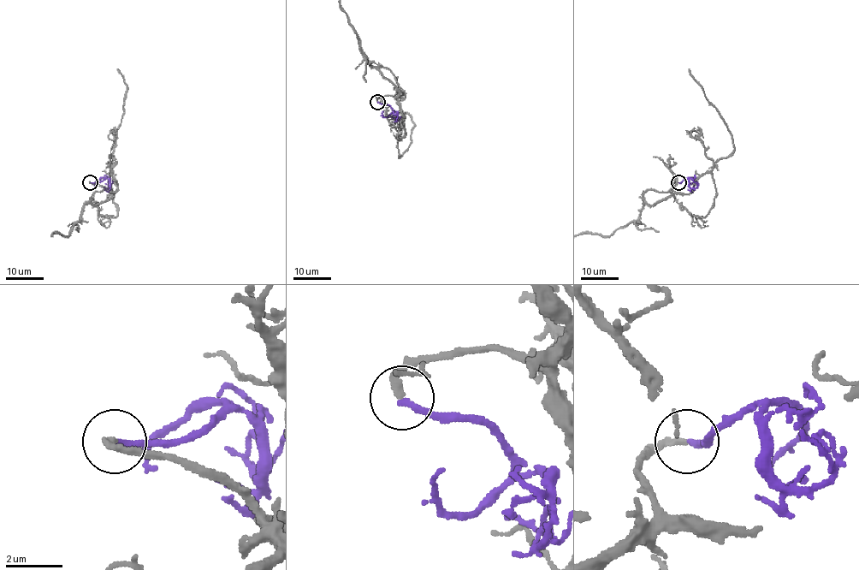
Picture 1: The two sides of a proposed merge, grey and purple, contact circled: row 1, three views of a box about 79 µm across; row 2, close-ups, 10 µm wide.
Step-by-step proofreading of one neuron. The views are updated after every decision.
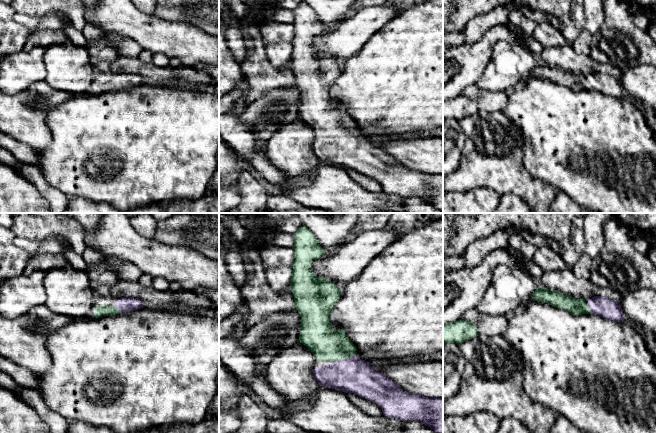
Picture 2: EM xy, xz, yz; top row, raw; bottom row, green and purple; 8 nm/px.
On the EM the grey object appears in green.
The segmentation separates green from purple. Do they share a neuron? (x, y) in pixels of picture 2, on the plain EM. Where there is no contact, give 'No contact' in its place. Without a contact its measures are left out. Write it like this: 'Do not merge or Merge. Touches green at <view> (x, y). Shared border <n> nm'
Merge. Touches green at xz (342, 135). Shared border 190 nm

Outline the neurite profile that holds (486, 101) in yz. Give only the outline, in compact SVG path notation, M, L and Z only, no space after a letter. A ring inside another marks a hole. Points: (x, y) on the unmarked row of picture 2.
M475 84L466 87L461 95L474 99L477 102L478 110L486 112L503 111L508 102L508 93L486 92Z

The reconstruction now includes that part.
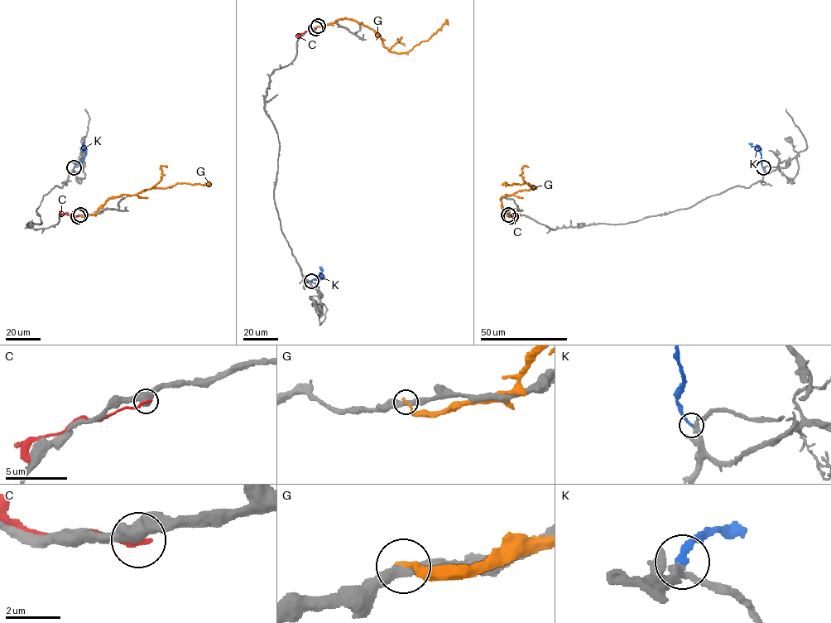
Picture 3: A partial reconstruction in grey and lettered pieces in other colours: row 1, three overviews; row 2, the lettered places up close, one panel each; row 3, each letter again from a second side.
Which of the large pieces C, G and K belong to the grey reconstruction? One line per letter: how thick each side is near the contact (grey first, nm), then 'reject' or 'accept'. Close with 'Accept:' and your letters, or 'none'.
C: 550/240 nm | reject
G: 400/240 nm | reject
K: 340/260 nm | accept
Accept: K

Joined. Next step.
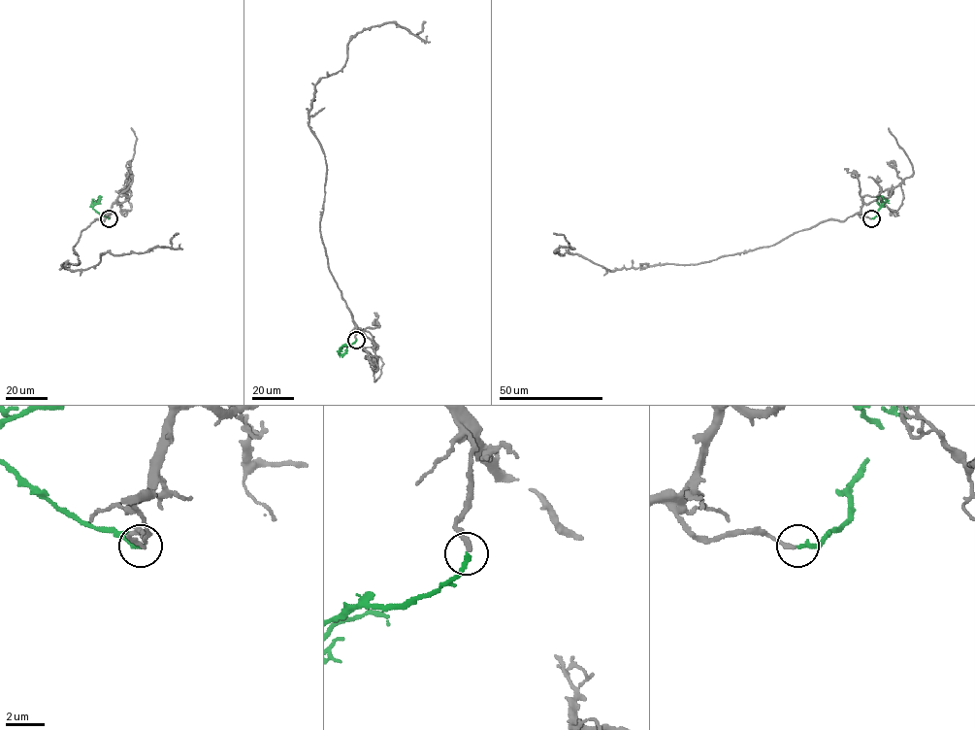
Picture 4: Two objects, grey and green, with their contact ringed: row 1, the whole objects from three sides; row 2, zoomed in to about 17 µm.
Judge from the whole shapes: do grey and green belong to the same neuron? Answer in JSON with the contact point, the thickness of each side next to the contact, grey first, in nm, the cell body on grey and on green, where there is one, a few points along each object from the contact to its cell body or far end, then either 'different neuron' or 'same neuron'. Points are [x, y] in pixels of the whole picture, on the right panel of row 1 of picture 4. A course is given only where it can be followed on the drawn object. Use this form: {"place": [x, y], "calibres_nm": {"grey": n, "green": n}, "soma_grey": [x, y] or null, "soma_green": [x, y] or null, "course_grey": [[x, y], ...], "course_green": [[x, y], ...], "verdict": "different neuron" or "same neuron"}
{"place": [871, 218], "calibres_nm": {"grey": 240, "green": 200}, "soma_grey": null, "soma_green": null, "course_grey": [[871, 218], [855, 214], [825, 220], [774, 244], [695, 264], [611, 271], [555, 252], [568, 243], [554, 233]], "course_green": [[871, 218], [877, 215], [881, 206], [877, 198], [882, 197]], "verdict": "same neuron"}

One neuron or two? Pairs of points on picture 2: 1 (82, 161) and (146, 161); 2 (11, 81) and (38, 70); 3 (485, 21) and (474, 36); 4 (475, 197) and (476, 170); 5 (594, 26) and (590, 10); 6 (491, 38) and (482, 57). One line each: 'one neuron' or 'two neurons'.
1: one neuron
2: one neuron
3: one neuron
4: two neurons
5: one neuron
6: one neuron

